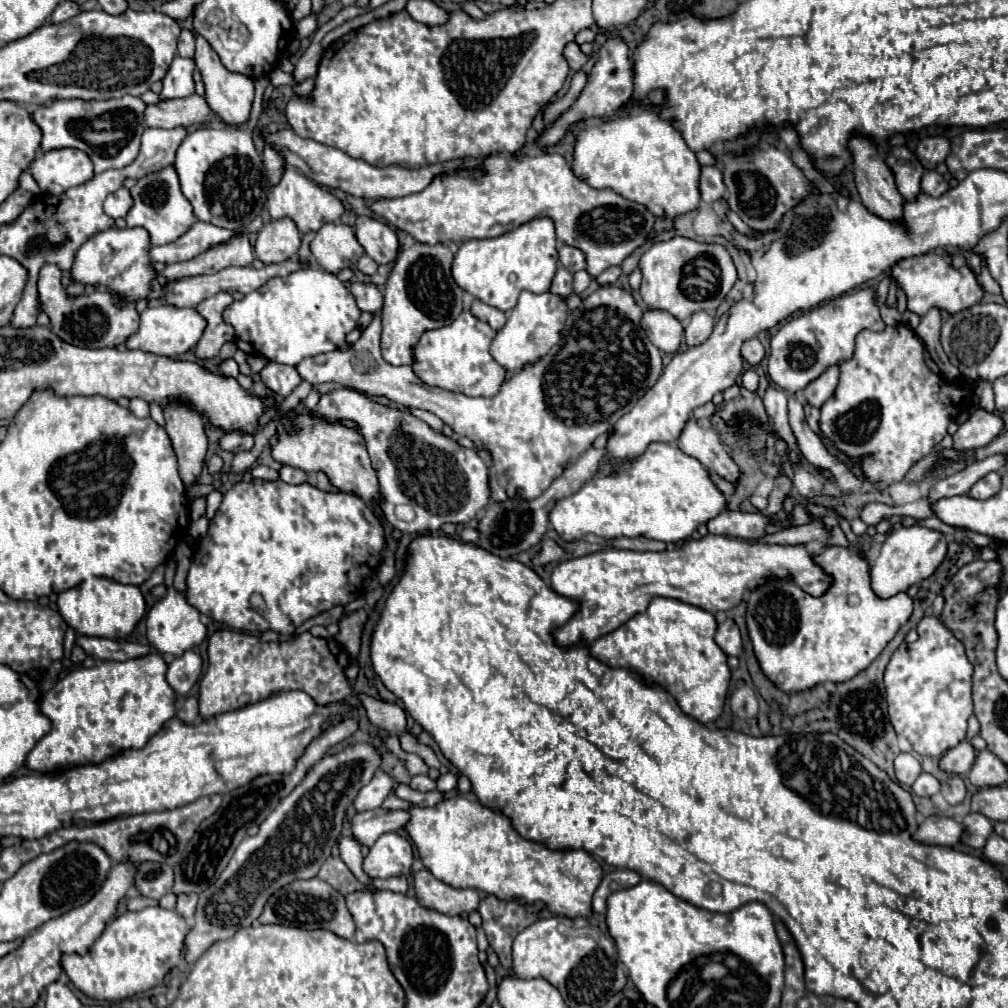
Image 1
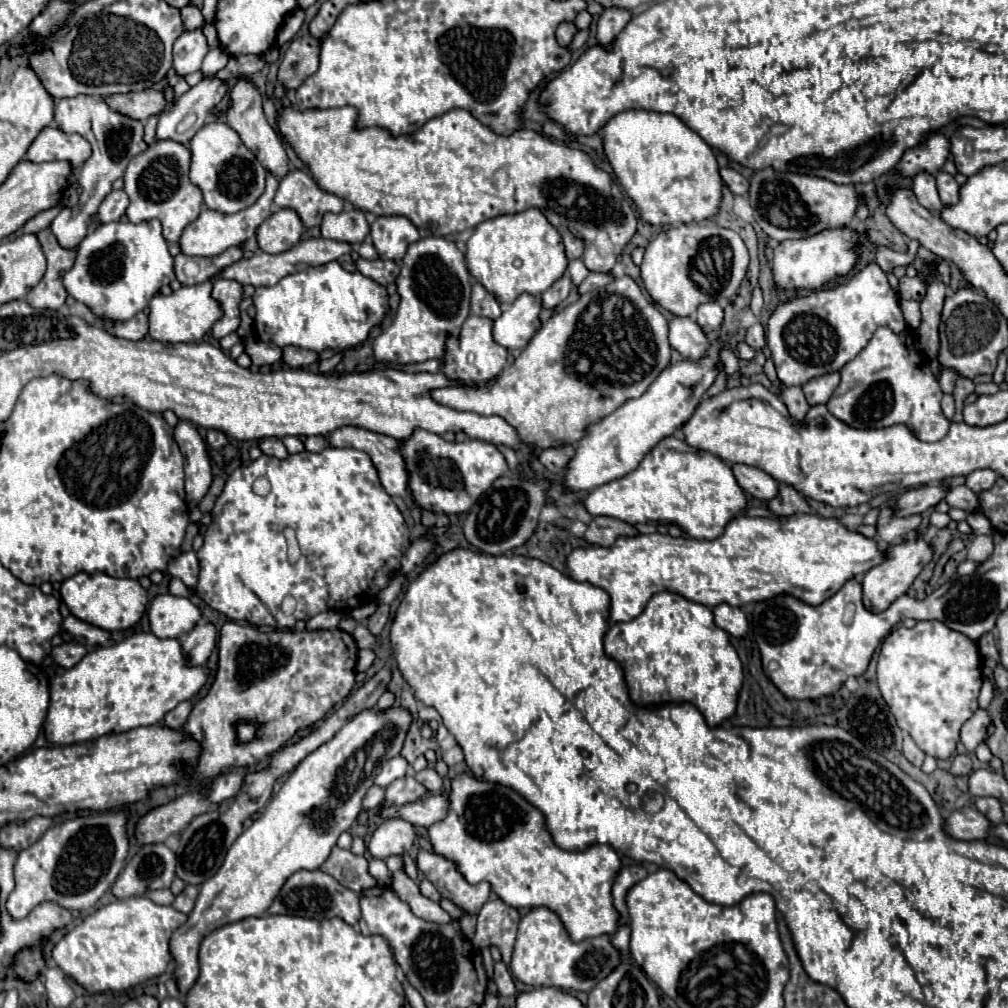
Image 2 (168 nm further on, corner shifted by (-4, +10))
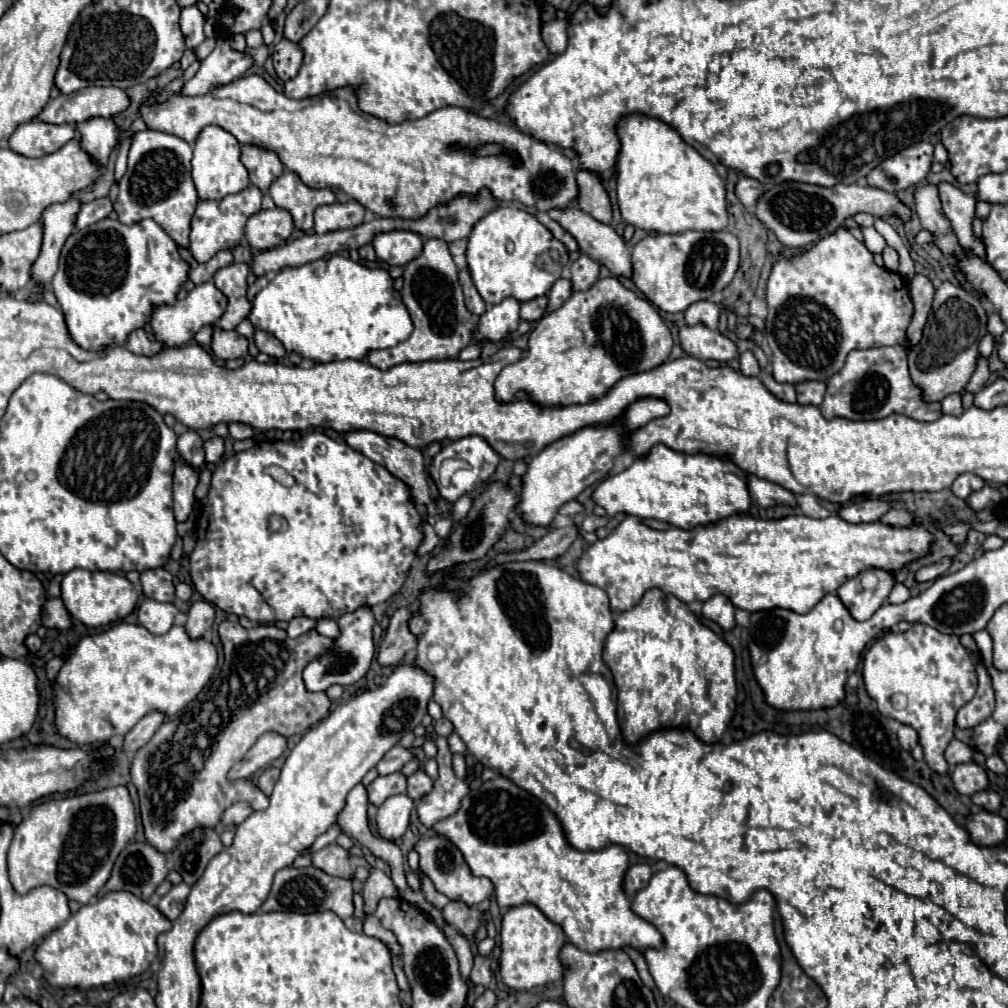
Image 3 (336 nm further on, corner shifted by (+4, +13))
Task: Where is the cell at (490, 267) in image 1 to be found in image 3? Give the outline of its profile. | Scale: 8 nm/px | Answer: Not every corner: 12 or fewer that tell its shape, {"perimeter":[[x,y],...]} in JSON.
{"perimeter":[[508,205],[474,225],[466,255],[490,305],[546,295],[568,249]]}

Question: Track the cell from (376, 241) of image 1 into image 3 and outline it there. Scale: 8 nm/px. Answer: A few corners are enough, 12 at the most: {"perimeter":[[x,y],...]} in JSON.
{"perimeter":[[412,231],[376,235],[376,255],[388,265],[406,265],[424,241]]}

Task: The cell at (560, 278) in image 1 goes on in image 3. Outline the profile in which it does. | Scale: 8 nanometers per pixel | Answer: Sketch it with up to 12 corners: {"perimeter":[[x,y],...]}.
{"perimeter":[[548,297],[520,305],[520,319],[536,323],[544,315]]}

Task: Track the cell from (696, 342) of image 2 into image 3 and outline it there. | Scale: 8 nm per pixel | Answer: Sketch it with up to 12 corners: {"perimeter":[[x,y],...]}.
{"perimeter":[[706,325],[680,329],[682,349],[696,359],[738,359],[738,347]]}

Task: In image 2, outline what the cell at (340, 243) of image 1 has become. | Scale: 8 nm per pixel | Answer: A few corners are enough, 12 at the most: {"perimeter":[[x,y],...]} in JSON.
{"perimeter":[[358,208],[326,212],[322,238],[362,244],[370,232]]}

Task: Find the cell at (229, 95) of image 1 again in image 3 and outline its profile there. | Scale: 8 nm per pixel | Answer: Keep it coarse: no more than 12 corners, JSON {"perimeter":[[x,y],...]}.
{"perimeter":[[242,145],[252,185],[266,193],[284,171],[276,153]]}

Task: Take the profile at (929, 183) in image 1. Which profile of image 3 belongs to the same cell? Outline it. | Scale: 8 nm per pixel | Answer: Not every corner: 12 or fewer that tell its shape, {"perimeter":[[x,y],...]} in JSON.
{"perimeter":[[940,183],[942,209],[960,245],[986,261],[972,229],[976,197]]}

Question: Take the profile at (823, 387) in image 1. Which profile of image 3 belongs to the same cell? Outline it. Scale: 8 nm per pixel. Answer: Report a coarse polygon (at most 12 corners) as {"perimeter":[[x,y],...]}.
{"perimeter":[[822,381],[796,385],[800,405],[820,405],[826,385]]}

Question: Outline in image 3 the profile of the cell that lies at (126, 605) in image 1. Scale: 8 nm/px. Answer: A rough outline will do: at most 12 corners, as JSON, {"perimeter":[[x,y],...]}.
{"perimeter":[[74,569],[62,579],[70,617],[102,627],[134,611],[124,575]]}

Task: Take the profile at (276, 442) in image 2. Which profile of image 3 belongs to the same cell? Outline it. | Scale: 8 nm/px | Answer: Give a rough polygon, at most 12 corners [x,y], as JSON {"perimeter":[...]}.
{"perimeter":[[228,425],[234,439],[248,439],[254,435],[250,425]]}

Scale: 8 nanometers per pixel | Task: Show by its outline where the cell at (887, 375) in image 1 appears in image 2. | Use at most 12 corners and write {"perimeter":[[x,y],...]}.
{"perimeter":[[876,328],[826,406],[852,428],[948,434],[912,328]]}

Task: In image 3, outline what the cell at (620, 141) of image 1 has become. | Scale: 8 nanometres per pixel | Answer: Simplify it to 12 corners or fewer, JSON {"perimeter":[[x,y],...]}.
{"perimeter":[[658,119],[618,123],[618,207],[644,231],[720,231],[726,185]]}

